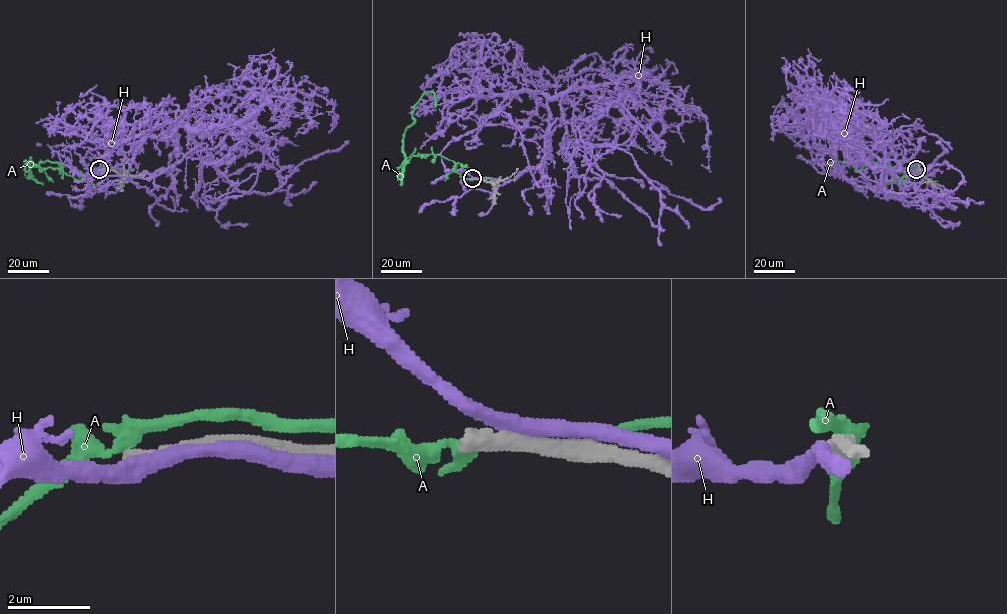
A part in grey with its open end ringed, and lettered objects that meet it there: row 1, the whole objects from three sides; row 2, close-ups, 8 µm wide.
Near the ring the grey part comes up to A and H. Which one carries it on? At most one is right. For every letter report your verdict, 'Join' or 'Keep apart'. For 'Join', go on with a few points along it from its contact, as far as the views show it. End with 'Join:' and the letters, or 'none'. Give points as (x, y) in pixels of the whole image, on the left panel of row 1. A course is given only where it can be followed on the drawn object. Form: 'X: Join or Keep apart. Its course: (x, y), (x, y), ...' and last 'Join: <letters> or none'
A: Keep apart
H: Keep apart
Join: none

